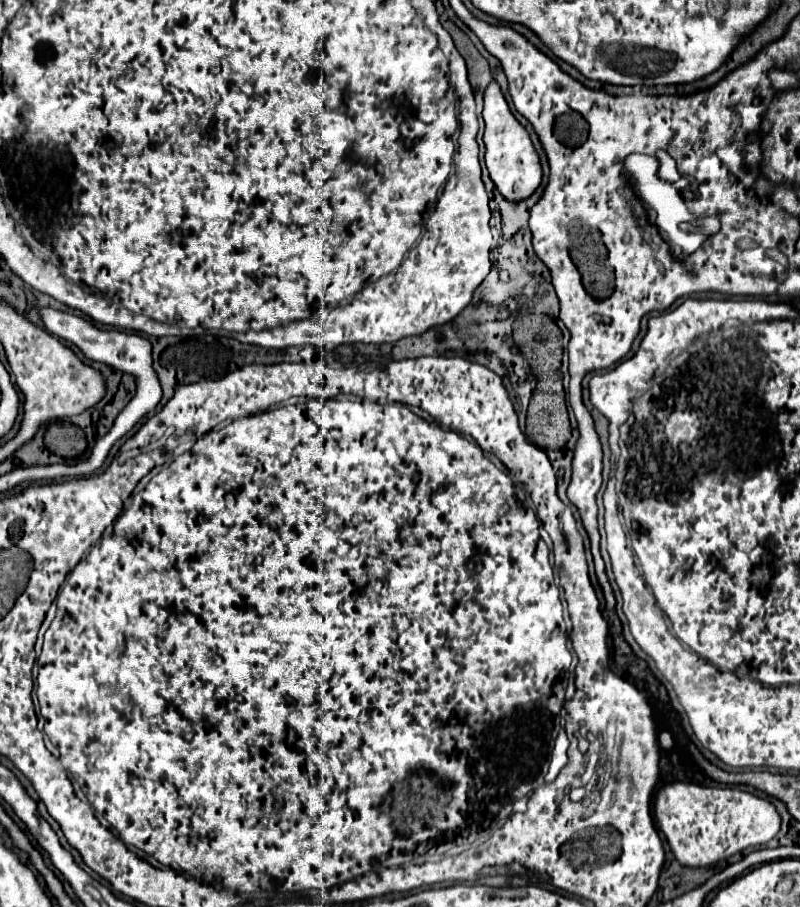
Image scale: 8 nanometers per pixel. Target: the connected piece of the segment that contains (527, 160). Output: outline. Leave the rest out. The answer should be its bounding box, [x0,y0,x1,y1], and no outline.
[483,81,543,203]

